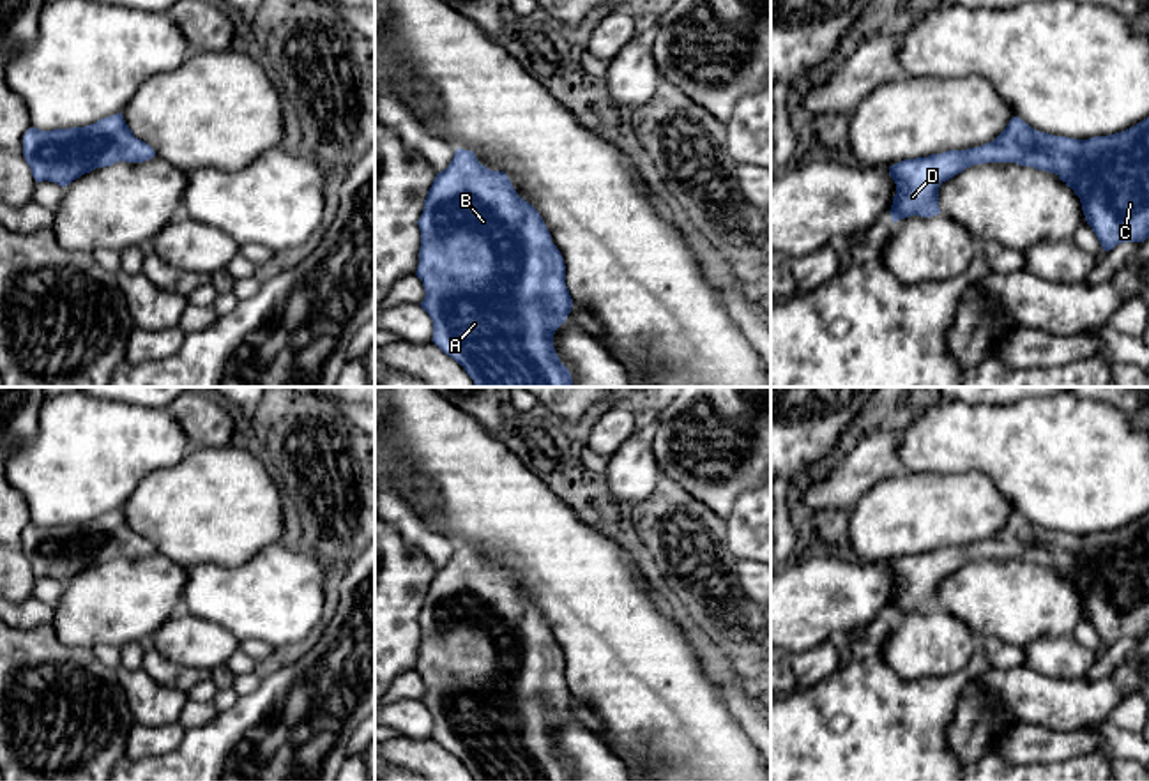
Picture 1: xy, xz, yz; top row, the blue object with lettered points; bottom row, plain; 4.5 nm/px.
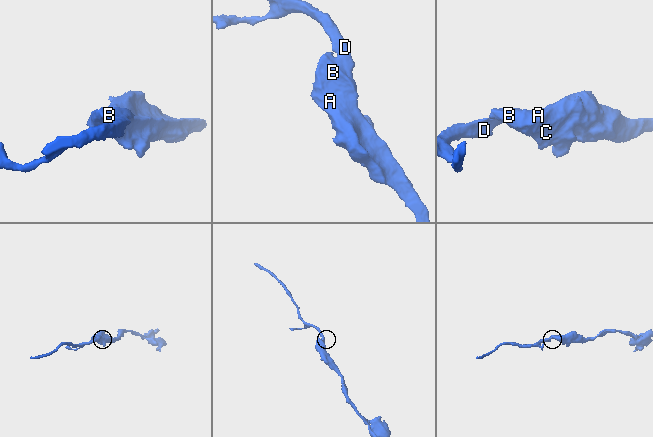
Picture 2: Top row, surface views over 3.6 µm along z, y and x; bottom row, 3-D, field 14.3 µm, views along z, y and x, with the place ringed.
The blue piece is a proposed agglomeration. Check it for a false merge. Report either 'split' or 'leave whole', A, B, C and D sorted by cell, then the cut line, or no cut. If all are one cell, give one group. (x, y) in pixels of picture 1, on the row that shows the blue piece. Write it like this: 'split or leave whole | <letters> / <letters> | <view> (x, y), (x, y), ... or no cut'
leave whole | A B C D | no cut

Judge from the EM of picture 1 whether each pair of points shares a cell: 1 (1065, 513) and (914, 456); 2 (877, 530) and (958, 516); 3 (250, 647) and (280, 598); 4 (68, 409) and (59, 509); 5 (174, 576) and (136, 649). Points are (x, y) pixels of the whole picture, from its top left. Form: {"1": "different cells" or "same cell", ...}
{"1": "same cell", "2": "same cell", "3": "different cells", "4": "same cell", "5": "different cells"}

